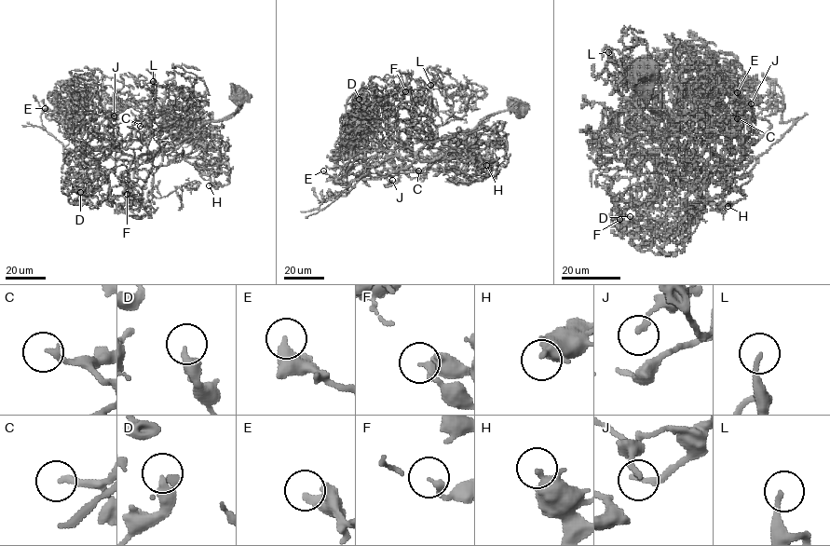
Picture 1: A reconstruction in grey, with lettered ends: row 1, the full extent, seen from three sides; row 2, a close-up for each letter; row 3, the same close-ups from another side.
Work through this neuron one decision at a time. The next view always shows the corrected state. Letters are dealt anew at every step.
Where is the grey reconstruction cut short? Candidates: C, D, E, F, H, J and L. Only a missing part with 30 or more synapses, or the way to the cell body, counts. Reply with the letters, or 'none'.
C, E, L

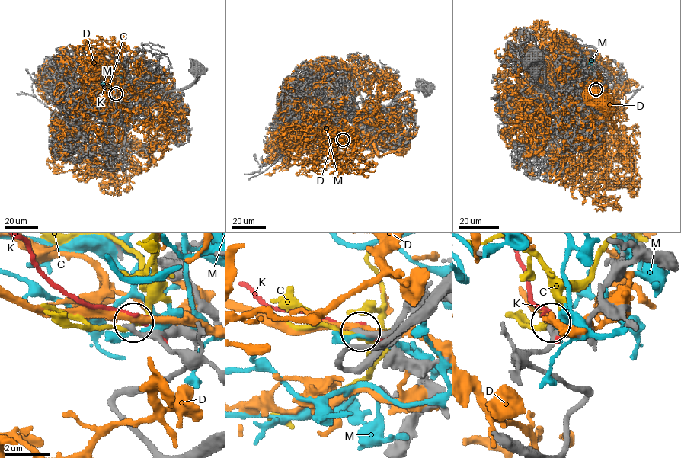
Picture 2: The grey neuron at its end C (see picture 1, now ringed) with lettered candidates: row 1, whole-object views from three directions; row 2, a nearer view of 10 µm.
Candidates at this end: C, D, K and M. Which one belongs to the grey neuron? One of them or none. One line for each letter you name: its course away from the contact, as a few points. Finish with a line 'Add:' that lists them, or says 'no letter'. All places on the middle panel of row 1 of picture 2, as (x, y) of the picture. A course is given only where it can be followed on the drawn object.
Add: no letter

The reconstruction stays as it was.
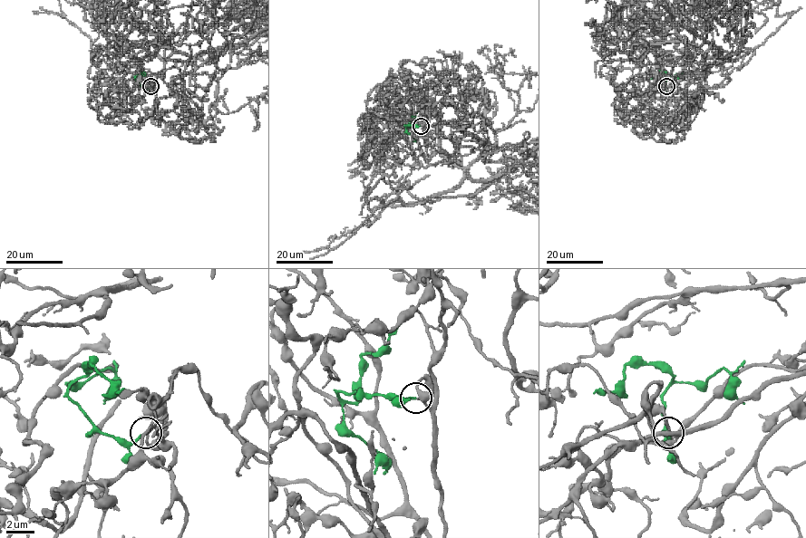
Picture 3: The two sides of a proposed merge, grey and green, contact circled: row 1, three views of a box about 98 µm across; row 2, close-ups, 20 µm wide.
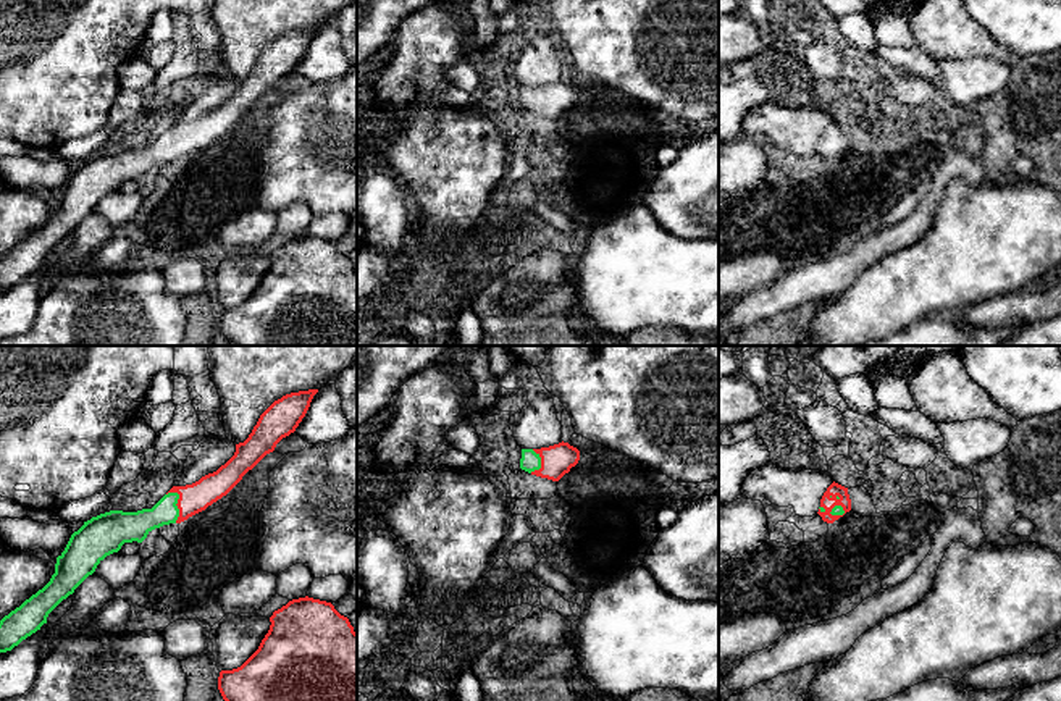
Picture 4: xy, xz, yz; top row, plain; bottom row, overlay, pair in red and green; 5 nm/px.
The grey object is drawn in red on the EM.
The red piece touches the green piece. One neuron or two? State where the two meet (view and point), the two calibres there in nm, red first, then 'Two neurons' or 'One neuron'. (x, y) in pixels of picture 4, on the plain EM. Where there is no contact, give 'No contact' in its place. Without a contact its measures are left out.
Touches red at xy (176, 142). Thickness 150 nm (red) against 140 nm. One neuron

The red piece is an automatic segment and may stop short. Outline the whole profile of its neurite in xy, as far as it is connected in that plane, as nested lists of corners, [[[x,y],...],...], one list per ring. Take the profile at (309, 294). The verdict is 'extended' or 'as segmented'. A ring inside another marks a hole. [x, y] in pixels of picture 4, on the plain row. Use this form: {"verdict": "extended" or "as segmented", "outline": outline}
{"verdict": "as segmented", "outline": [[[305,234],[275,249],[270,260],[258,288],[241,305],[220,310],[218,328],[229,346],[357,346],[357,271],[347,255],[341,254],[331,241]]]}

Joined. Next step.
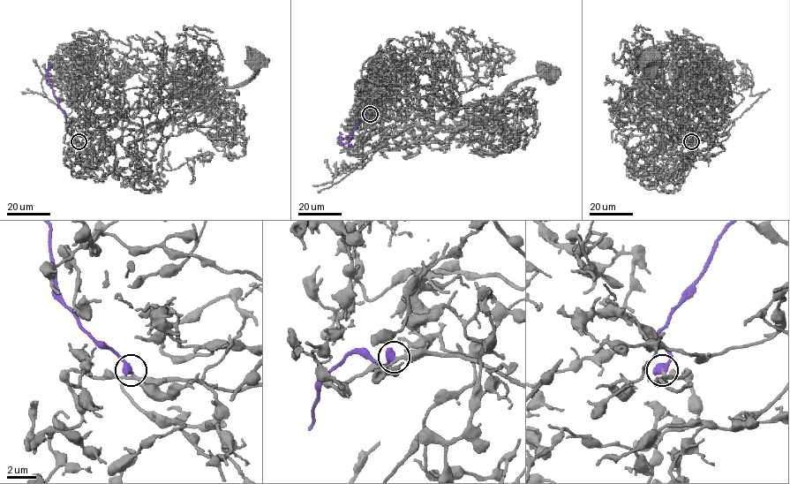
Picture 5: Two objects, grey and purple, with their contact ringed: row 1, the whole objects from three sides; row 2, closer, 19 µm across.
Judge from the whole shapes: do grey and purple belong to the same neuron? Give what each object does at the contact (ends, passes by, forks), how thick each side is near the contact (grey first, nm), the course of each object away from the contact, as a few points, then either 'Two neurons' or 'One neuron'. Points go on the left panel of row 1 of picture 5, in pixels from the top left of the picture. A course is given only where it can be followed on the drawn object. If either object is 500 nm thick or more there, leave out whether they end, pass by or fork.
Thickness 190 nm (grey) against 600 nm. Course of grey: (78, 141), (94, 145), (111, 141), (129, 124), (145, 126), (177, 120), (224, 87), (244, 84), (261, 60). Course of purple: (78, 141), (68, 129), (65, 116), (57, 104), (47, 71), (51, 66). One neuron

